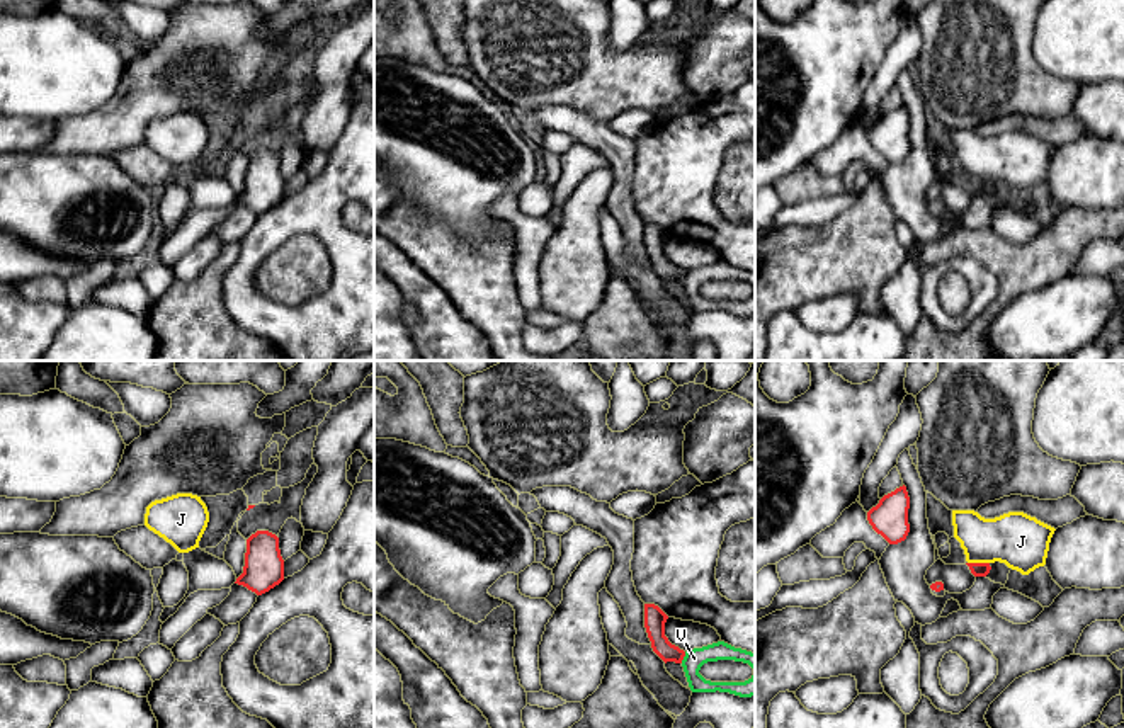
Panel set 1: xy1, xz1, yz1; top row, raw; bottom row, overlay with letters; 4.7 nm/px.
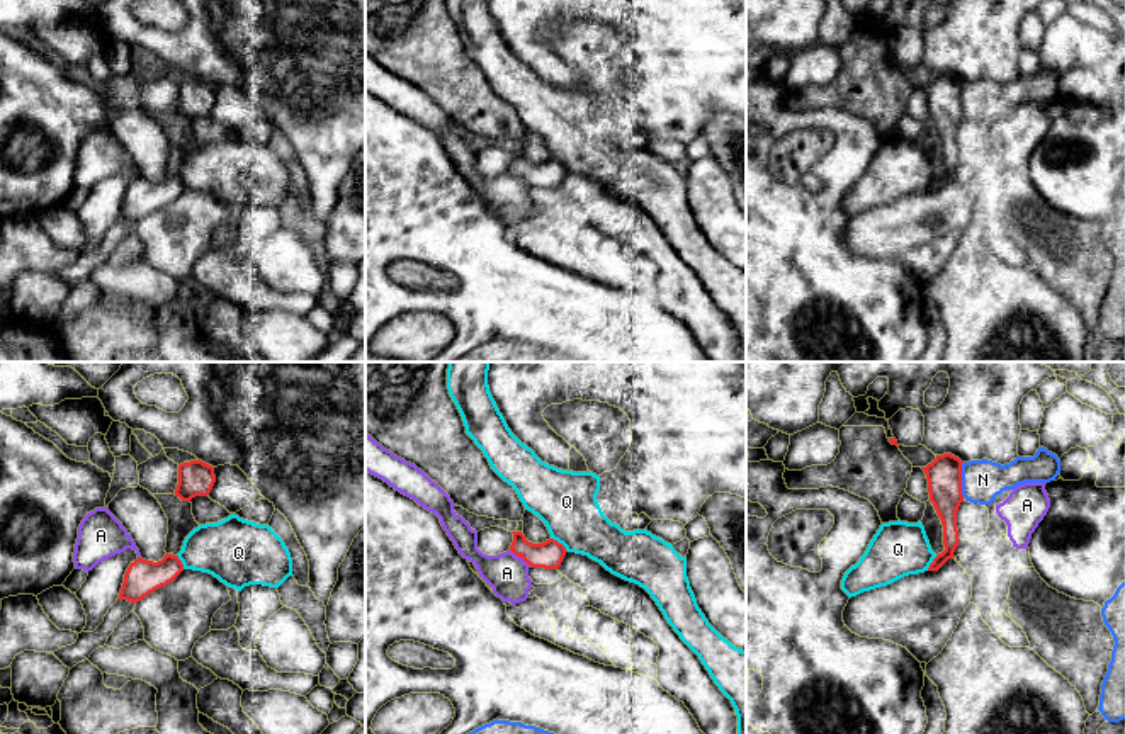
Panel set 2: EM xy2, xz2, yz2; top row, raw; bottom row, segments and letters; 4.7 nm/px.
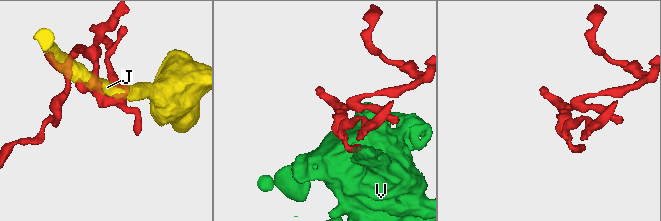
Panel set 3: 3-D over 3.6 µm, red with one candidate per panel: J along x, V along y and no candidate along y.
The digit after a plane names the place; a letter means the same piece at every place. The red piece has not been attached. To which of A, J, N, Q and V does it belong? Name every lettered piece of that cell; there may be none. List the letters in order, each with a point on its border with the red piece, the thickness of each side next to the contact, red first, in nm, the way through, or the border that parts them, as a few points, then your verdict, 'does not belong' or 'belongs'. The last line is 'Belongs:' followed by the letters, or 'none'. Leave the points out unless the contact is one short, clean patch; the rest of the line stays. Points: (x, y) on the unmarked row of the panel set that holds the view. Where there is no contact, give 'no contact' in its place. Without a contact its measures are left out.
A: meets red in xz2 at (520, 175); 140 nm thick on the red side, 190 nm on the other; border along xz2 (510, 169), (529, 186); does not belong
J: meets red in yz1 at (978, 182); 60 nm thick on the red side, 260 nm on the other; border along yz1 (968, 181), (988, 182); does not belong
N: meets red in yz2 at (961, 99); 170 nm thick on the red side, 190 nm on the other; does not belong
Q: meets red in xz2 at (558, 162); 140 nm thick on the red side, 280 nm on the other; border along xz2 (551, 157), (568, 170); does not belong
V: meets red in xz1 at (684, 274); 100 nm thick on the red side, 90 nm on the other; border along xz1 (686, 271), (681, 281); does not belong
Belongs: none

